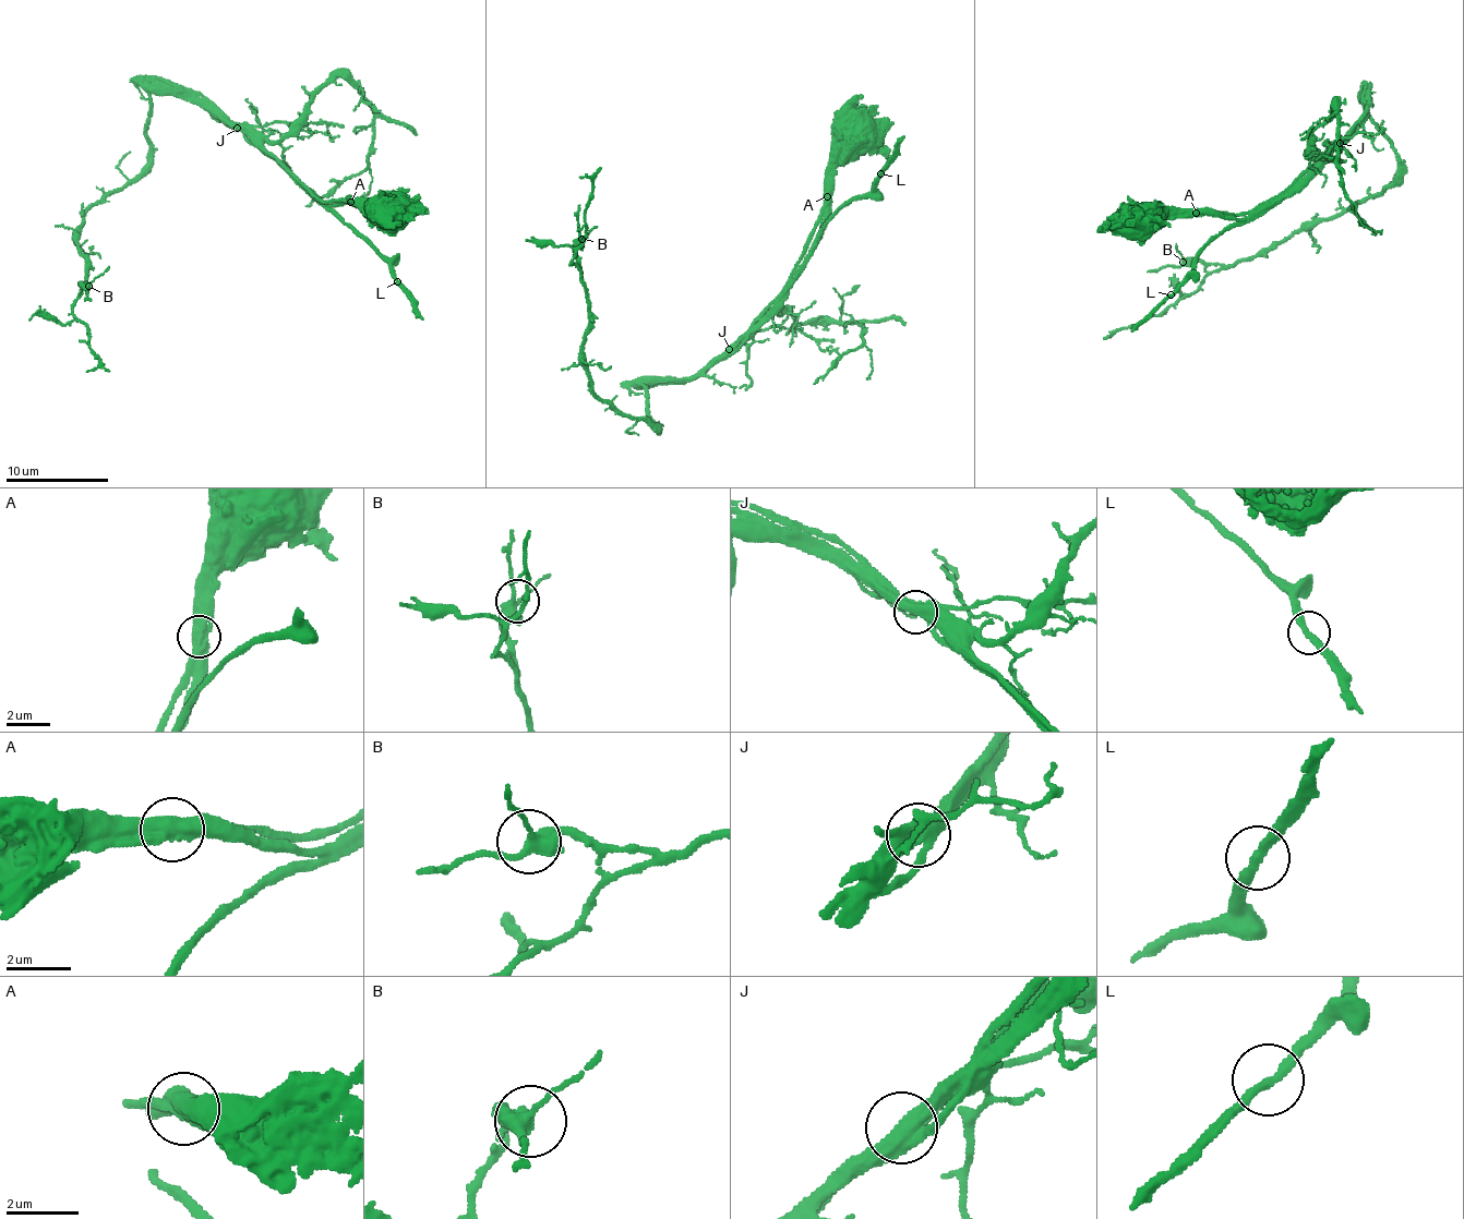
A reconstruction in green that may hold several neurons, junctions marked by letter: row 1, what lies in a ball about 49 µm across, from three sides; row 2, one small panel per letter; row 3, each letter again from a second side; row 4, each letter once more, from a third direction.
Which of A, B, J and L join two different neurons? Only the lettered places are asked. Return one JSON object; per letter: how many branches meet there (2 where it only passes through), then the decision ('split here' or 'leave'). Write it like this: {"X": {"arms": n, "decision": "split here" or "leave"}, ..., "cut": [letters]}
{"A": {"arms": 2, "decision": "split here"}, "B": {"arms": 3, "decision": "leave"}, "J": {"arms": 3, "decision": "split here"}, "L": {"arms": 2, "decision": "leave"}, "cut": ["A", "J"]}

